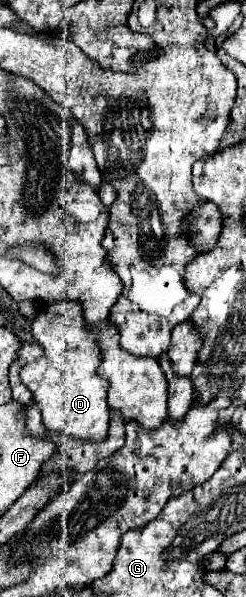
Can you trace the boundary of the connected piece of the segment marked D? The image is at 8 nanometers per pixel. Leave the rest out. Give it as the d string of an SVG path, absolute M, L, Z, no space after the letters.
M56 302L42 310L32 322L32 334L44 348L44 356L22 368L20 378L32 392L32 402L42 412L48 430L64 432L72 438L100 442L108 434L108 380L98 376L102 348L96 334L84 320L80 302Z

